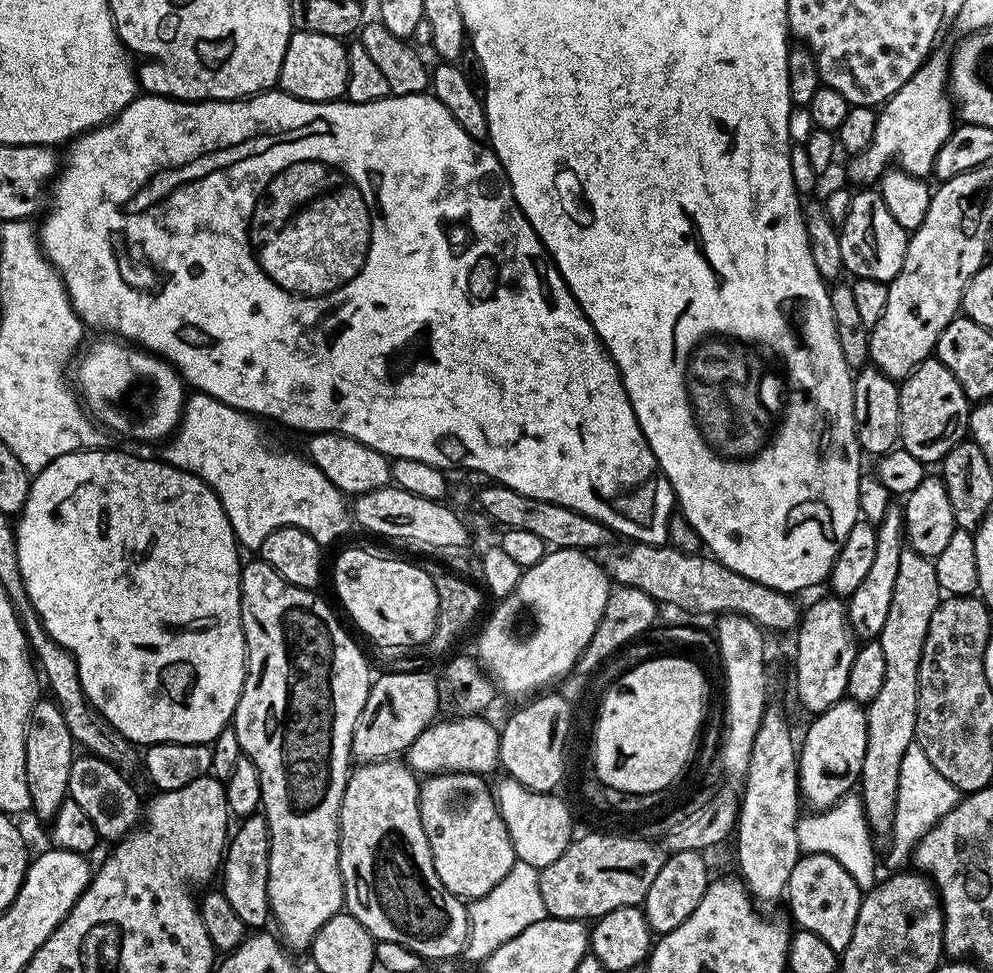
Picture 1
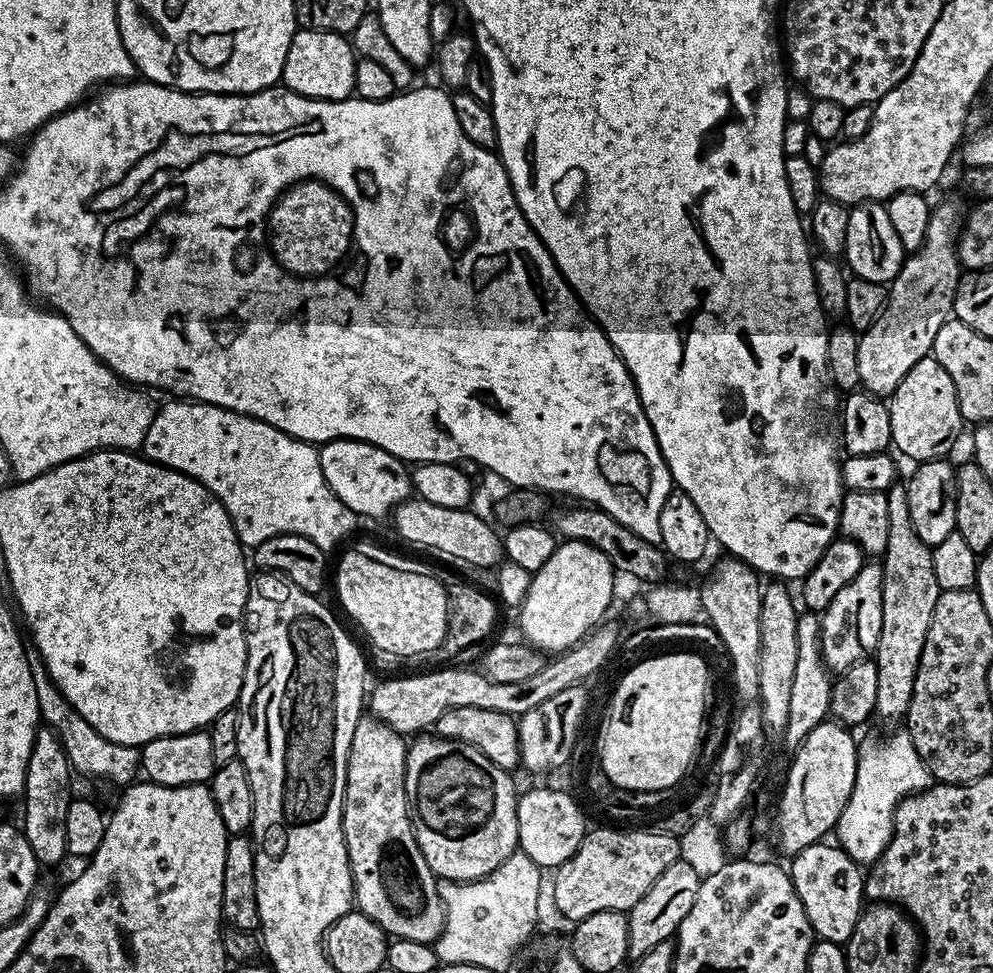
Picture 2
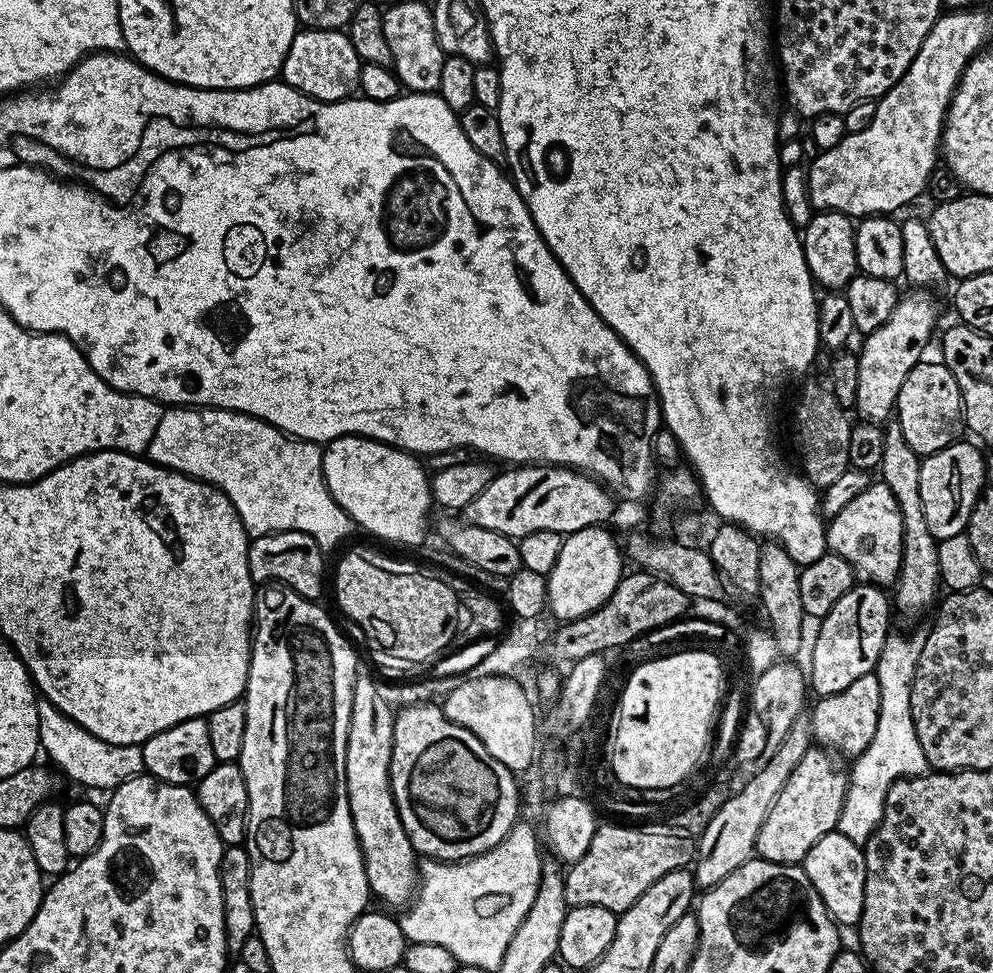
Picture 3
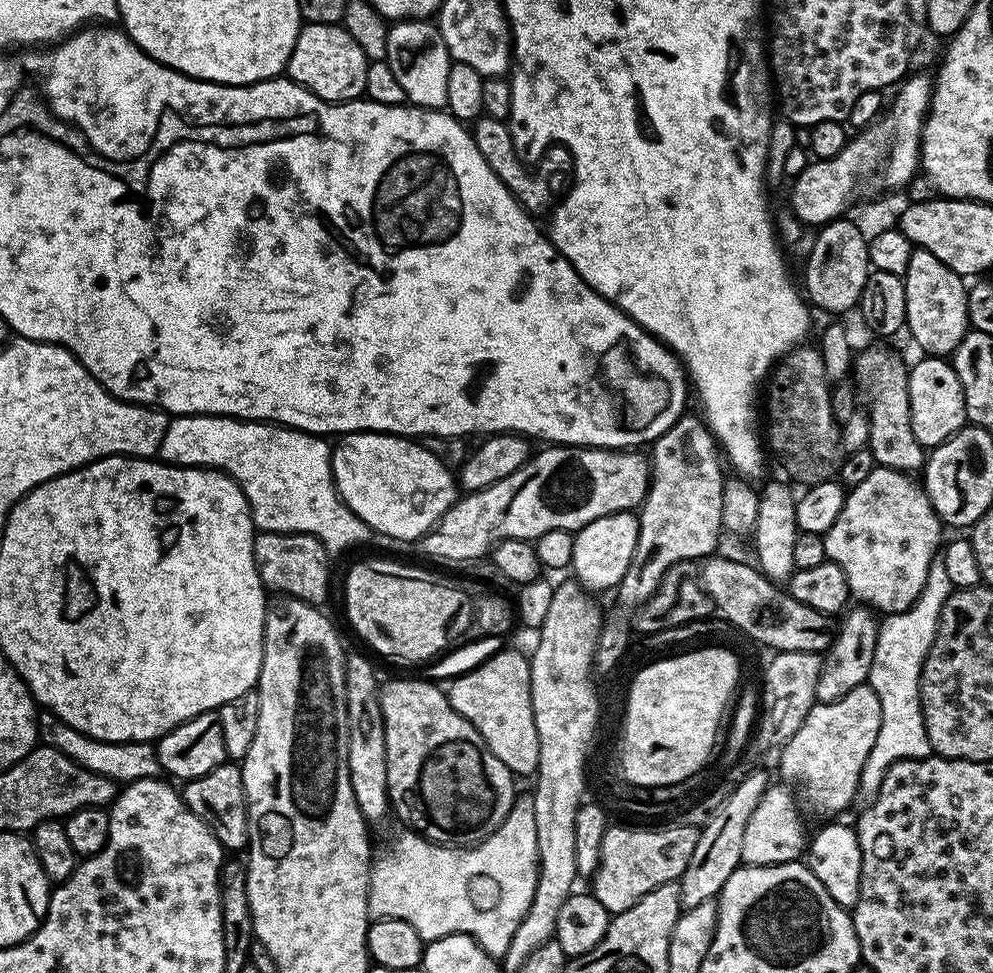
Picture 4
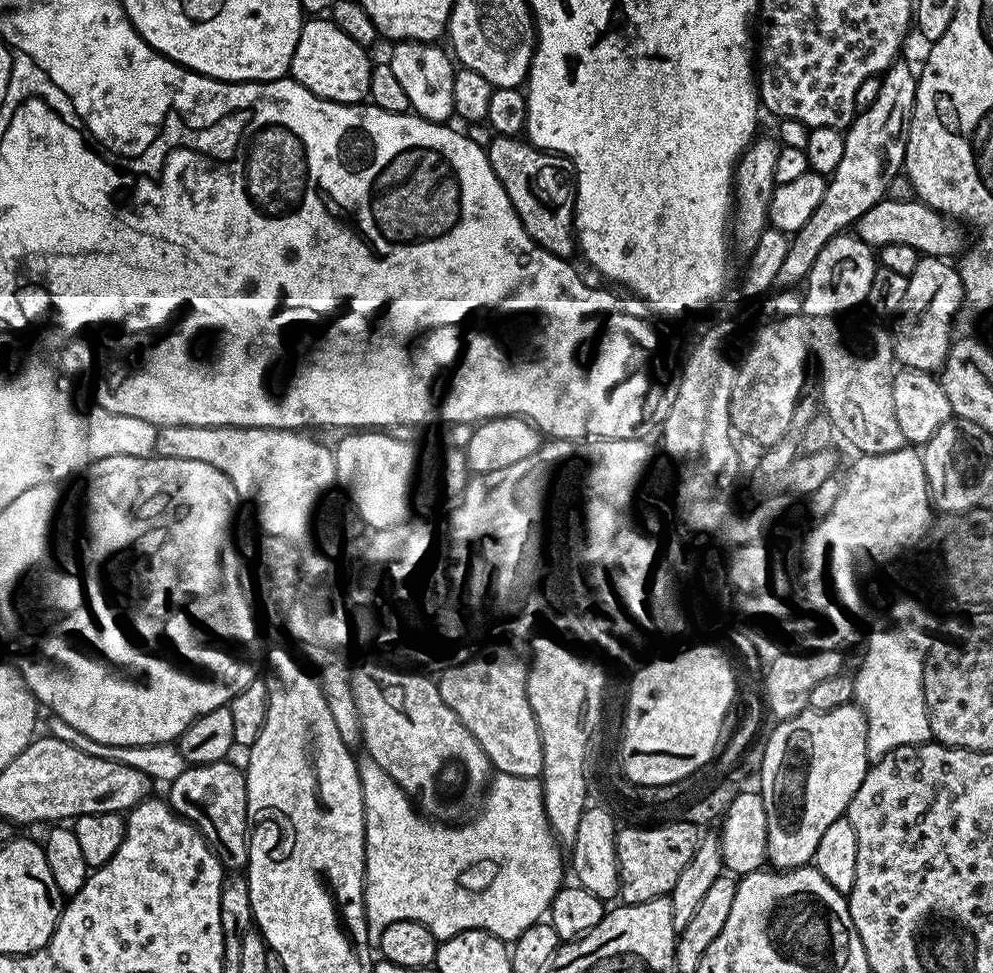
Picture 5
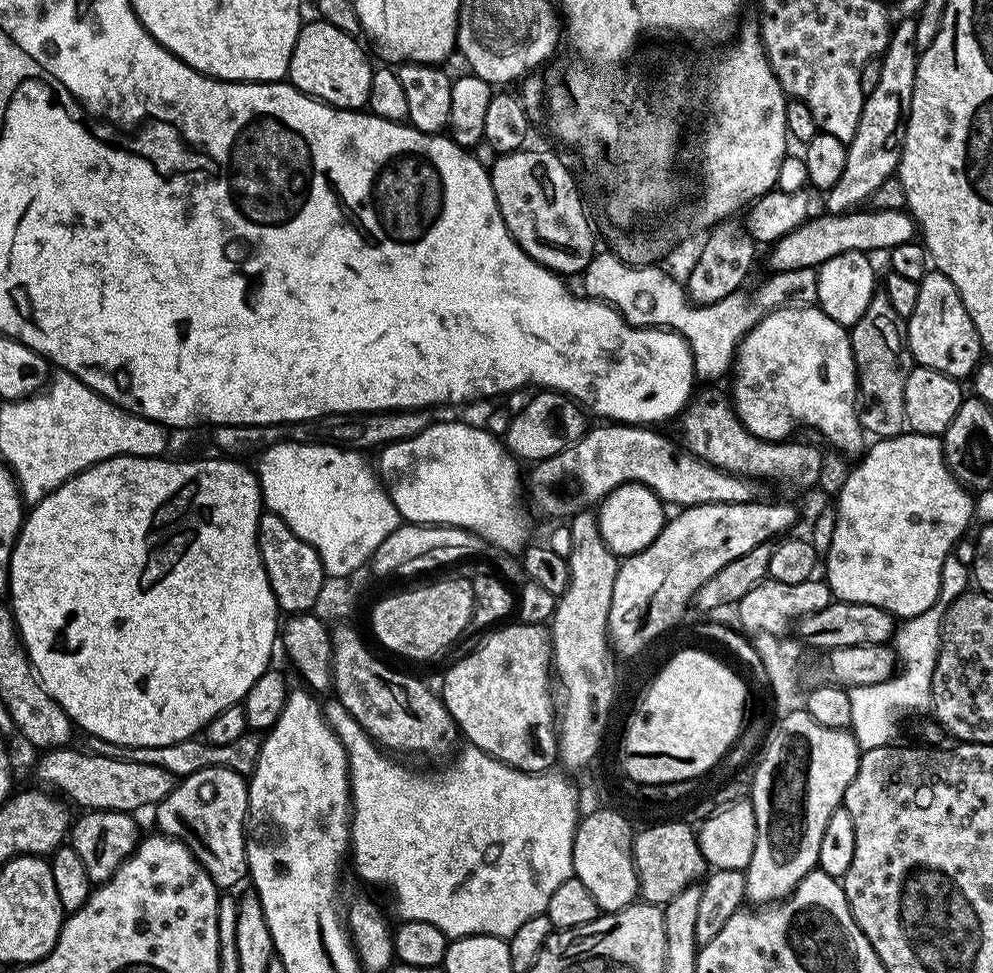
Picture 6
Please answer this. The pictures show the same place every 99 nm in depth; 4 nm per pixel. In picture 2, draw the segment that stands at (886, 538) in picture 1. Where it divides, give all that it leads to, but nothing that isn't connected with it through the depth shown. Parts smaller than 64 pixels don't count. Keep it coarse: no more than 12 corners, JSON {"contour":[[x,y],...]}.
{"contour":[[883,567],[864,568],[822,613],[833,673],[882,634]]}

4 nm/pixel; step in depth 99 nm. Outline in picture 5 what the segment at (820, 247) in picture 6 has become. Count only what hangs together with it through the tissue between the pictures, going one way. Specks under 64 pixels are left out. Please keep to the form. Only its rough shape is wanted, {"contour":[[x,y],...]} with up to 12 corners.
{"contour":[[917,199],[880,200],[854,225],[879,250],[902,242],[923,255],[965,247],[957,221]]}

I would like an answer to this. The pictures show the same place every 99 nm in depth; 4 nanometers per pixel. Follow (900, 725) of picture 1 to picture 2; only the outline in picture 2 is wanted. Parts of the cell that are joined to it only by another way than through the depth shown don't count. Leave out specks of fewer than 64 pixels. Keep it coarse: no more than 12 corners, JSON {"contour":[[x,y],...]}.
{"contour":[[908,490],[886,493],[875,715],[903,721],[942,589]]}

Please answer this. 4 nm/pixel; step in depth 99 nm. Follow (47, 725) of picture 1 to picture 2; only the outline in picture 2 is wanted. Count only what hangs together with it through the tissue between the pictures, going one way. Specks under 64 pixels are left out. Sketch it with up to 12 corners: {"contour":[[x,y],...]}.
{"contour":[[37,727],[22,831],[37,865],[68,856],[74,773],[58,734]]}

